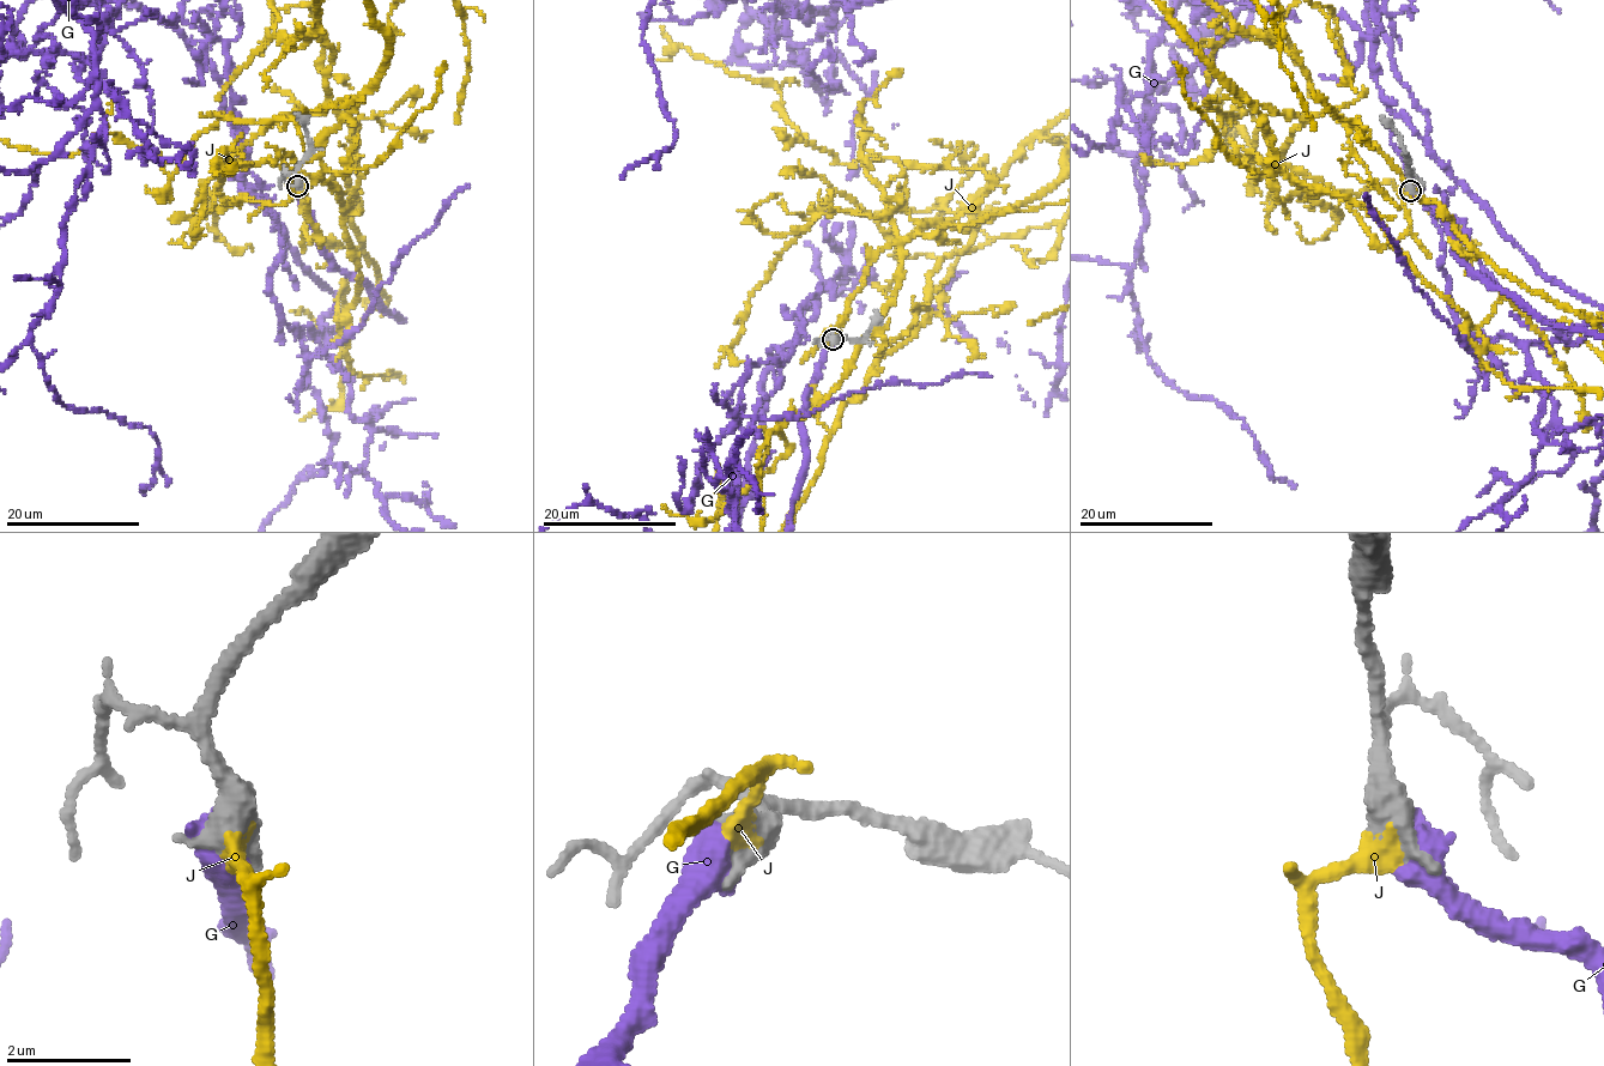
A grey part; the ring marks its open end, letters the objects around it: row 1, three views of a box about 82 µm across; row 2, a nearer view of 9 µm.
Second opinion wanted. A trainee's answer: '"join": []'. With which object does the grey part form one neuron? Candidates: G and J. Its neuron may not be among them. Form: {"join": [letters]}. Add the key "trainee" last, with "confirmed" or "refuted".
{"join": ["J"], "trainee": "refuted"}

